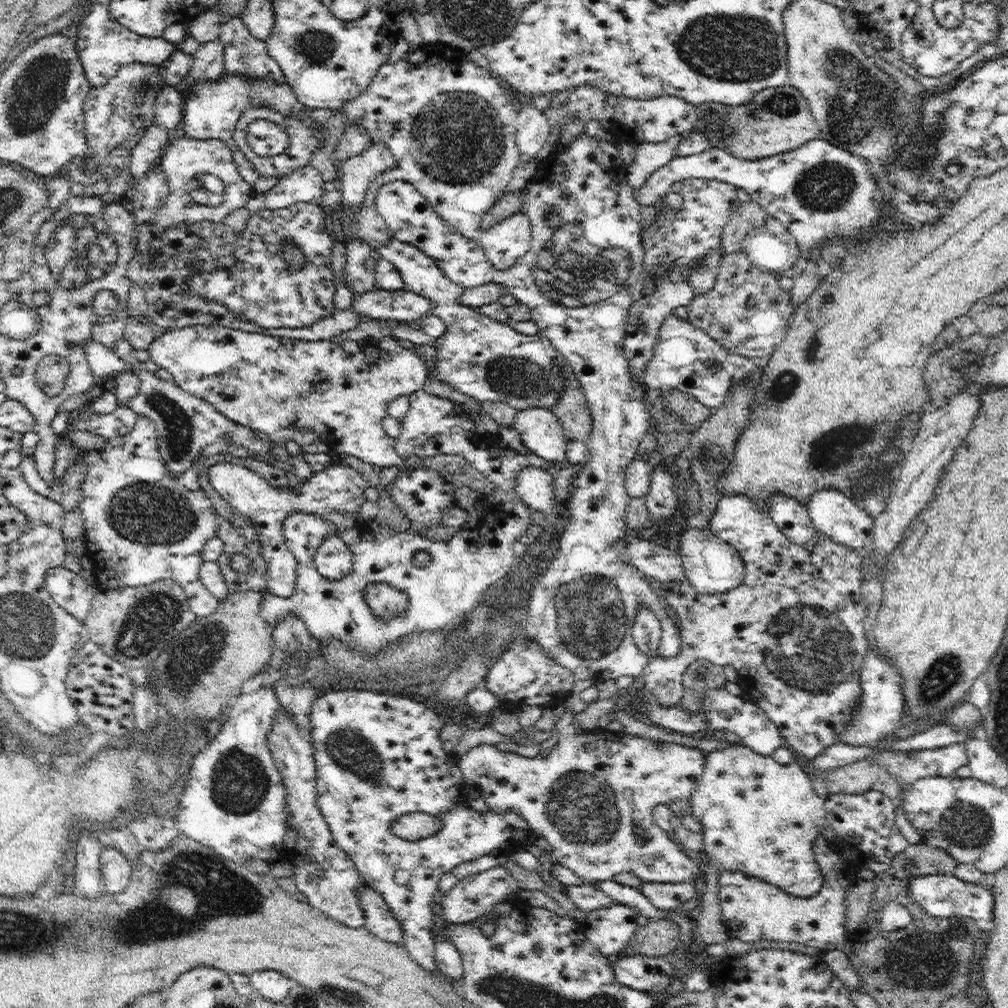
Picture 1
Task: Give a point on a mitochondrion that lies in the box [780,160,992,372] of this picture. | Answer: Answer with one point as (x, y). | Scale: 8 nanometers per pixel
(811, 348)

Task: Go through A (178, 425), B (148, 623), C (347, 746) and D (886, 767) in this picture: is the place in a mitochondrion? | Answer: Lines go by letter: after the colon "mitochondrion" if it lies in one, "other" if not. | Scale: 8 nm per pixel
A: mitochondrion
B: mitochondrion
C: mitochondrion
D: other

